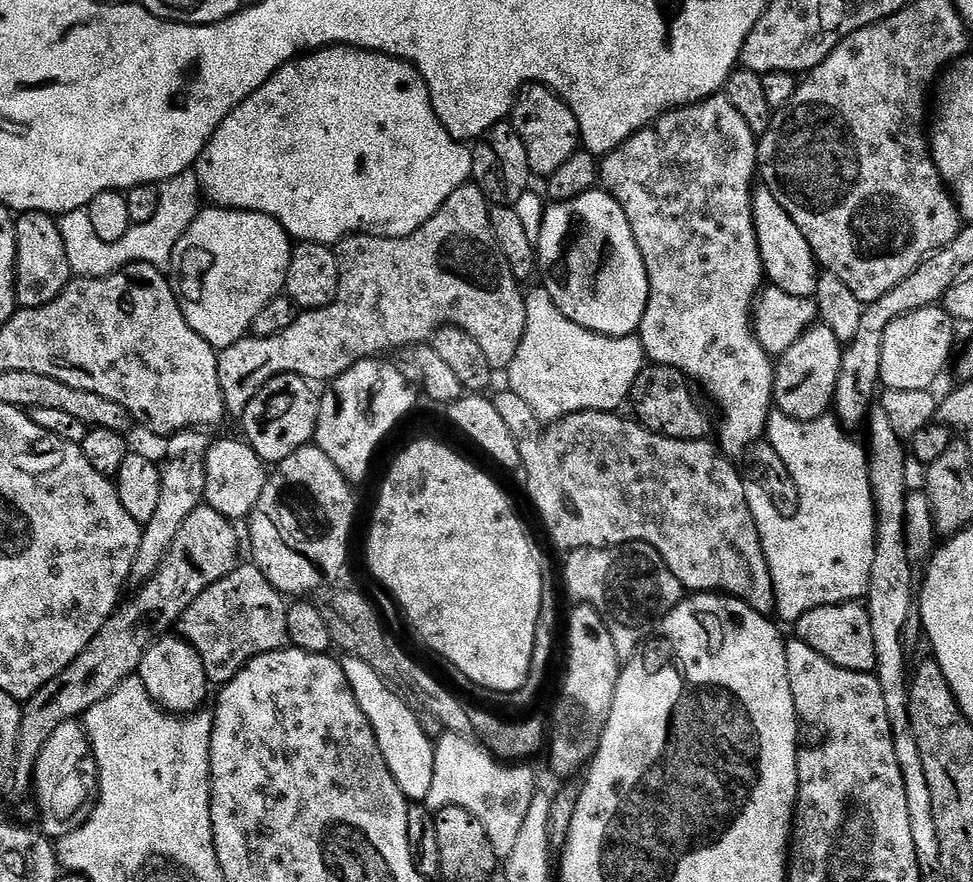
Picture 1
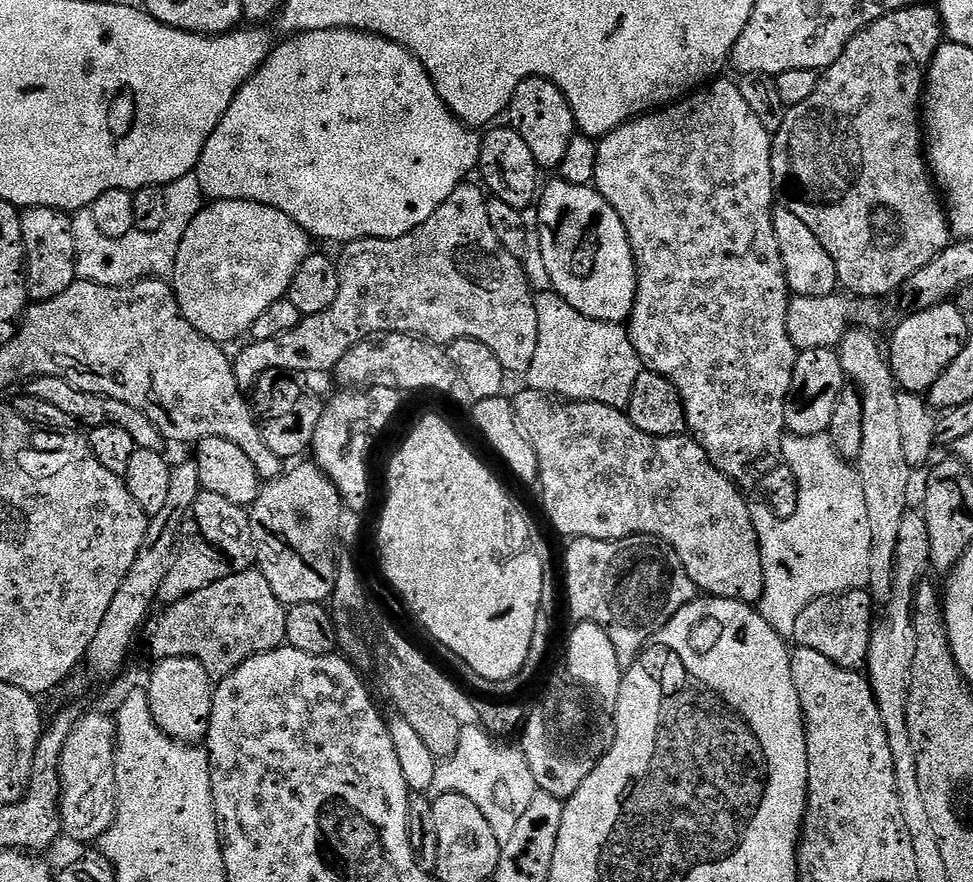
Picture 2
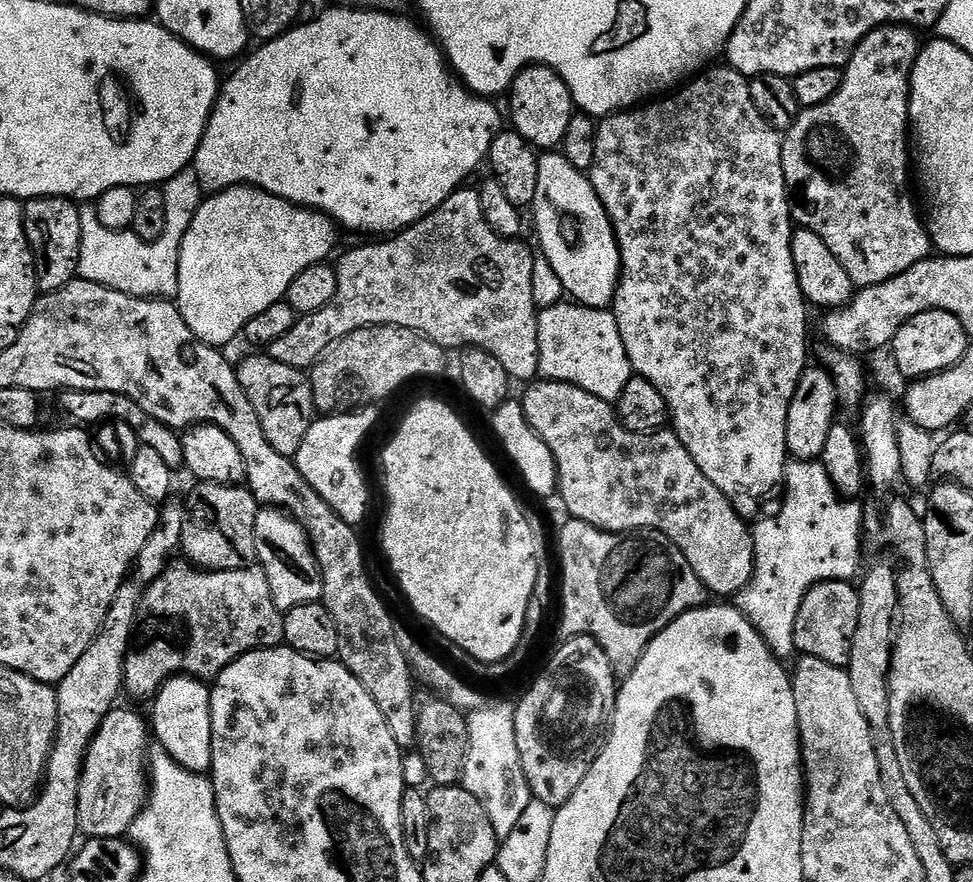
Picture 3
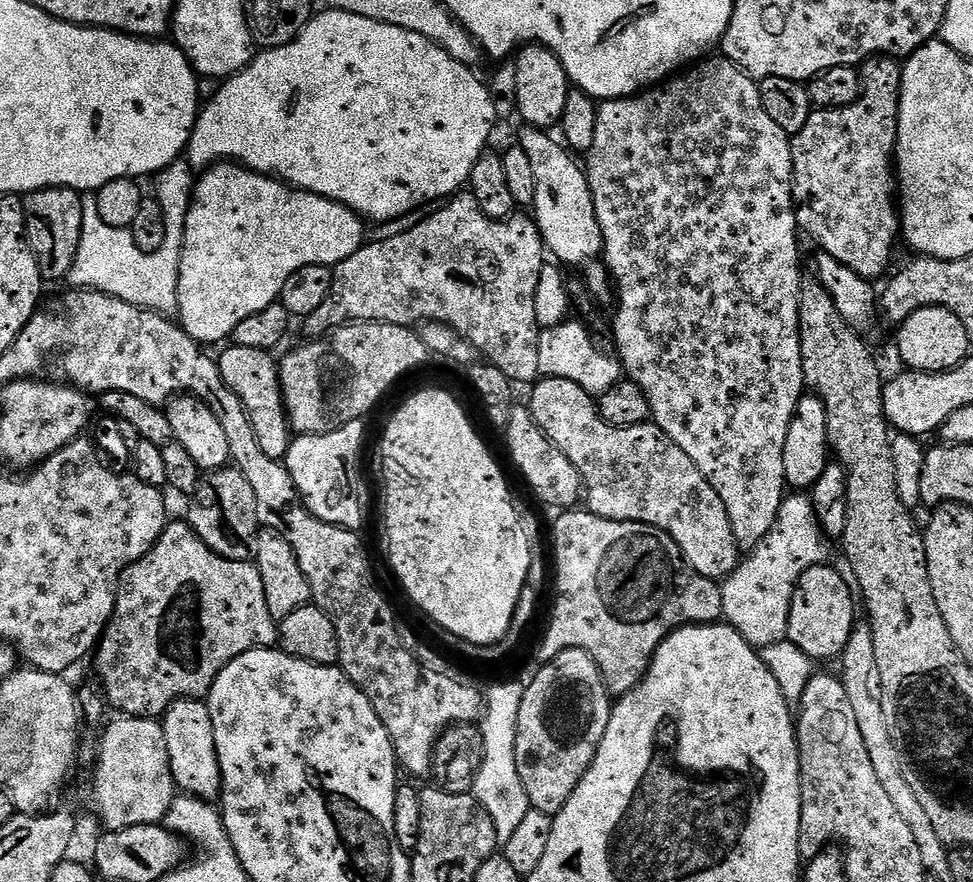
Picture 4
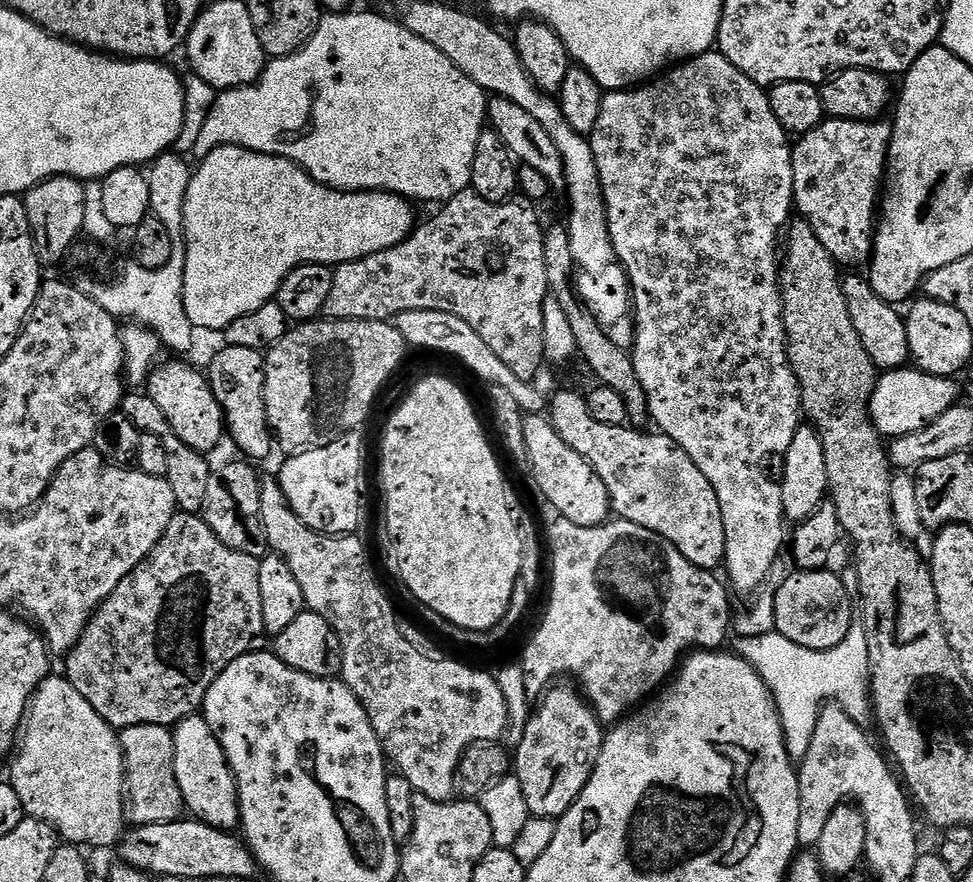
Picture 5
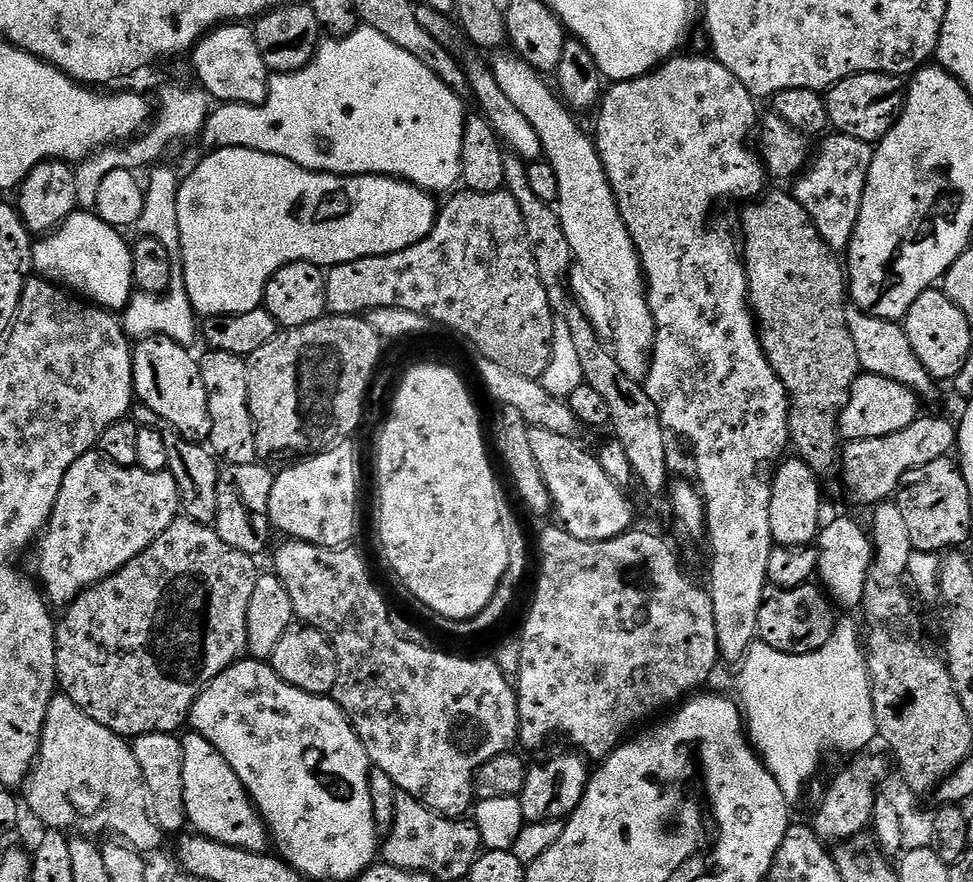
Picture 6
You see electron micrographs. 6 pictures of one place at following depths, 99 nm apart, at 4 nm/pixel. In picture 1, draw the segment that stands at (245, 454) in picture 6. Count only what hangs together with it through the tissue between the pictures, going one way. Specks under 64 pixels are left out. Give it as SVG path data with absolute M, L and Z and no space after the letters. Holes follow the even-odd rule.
M287 372L266 382L266 386L262 386L262 390L258 390L256 397L244 407L243 439L255 450L265 465L280 464L286 458L290 458L294 450L302 450L315 441L320 396L312 388L315 388L313 381L299 376L297 372Z

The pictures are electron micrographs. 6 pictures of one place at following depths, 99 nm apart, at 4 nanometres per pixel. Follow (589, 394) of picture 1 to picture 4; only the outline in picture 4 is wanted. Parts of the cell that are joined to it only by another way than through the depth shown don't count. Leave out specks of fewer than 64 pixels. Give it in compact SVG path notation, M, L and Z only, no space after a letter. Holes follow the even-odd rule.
M567 320L557 327L543 329L539 340L540 374L543 377L562 377L580 384L588 394L598 398L622 378L622 365L611 353L598 350L588 327L581 321Z

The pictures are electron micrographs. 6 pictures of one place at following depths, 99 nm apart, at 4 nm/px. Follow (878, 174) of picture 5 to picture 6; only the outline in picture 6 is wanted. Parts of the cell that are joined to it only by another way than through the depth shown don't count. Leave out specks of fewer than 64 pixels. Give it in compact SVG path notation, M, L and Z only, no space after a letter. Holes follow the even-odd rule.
M832 134L828 138L828 145L817 154L812 169L810 164L807 171L795 181L797 184L794 195L813 216L825 237L829 241L837 242L836 240L842 239L843 236L848 238L853 235L856 220L860 217L860 207L868 182L868 168L872 165L874 148L871 143L847 134Z

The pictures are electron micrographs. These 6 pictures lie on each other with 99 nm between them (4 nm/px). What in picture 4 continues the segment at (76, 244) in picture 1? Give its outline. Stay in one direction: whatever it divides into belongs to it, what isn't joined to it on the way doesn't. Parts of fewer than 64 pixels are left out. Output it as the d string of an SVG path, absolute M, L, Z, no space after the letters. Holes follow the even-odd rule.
M177 162L159 173L158 199L164 211L166 242L156 252L138 250L131 231L127 228L106 226L98 214L95 193L87 193L82 199L82 238L78 242L78 254L74 254L74 266L70 266L66 280L73 289L101 292L130 302L130 306L149 308L161 316L171 317L180 311L178 286L180 285L180 259L184 249L184 227L192 205L194 169L187 162Z

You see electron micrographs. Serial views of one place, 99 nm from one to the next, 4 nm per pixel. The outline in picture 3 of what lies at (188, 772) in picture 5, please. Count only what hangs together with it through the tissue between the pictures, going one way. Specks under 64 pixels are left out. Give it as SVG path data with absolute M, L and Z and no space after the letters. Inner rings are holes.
M171 676L156 691L150 715L150 732L167 756L178 766L191 772L208 774L212 771L212 689L205 681L192 676Z

